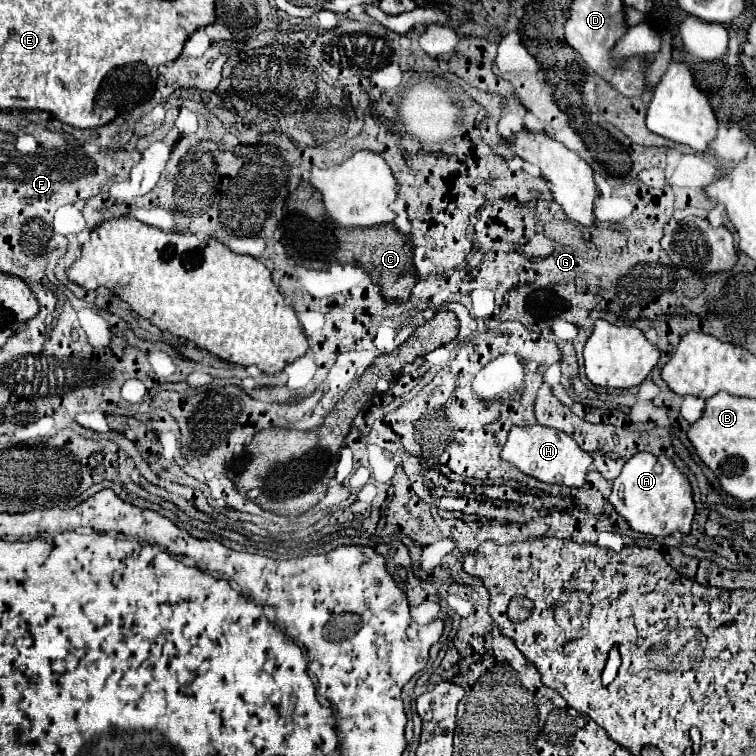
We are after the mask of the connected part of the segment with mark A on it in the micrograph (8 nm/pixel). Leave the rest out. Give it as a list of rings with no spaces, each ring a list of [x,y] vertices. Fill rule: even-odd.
[[[636,453],[624,463],[620,475],[612,481],[610,503],[620,517],[626,519],[630,529],[648,533],[654,537],[666,537],[672,533],[688,535],[694,521],[694,501],[688,479],[668,457],[656,457],[652,453]]]

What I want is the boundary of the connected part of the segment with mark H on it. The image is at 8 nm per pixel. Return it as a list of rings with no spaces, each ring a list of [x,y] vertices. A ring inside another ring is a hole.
[[[538,423],[532,427],[512,427],[500,457],[512,463],[524,475],[530,475],[542,483],[556,483],[564,487],[582,487],[588,467],[592,465],[592,457],[582,451],[570,435]]]

